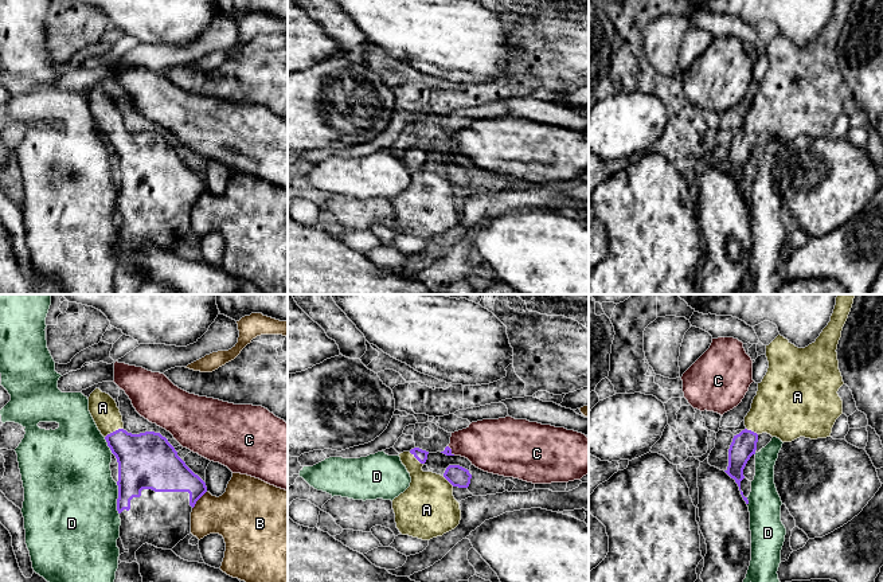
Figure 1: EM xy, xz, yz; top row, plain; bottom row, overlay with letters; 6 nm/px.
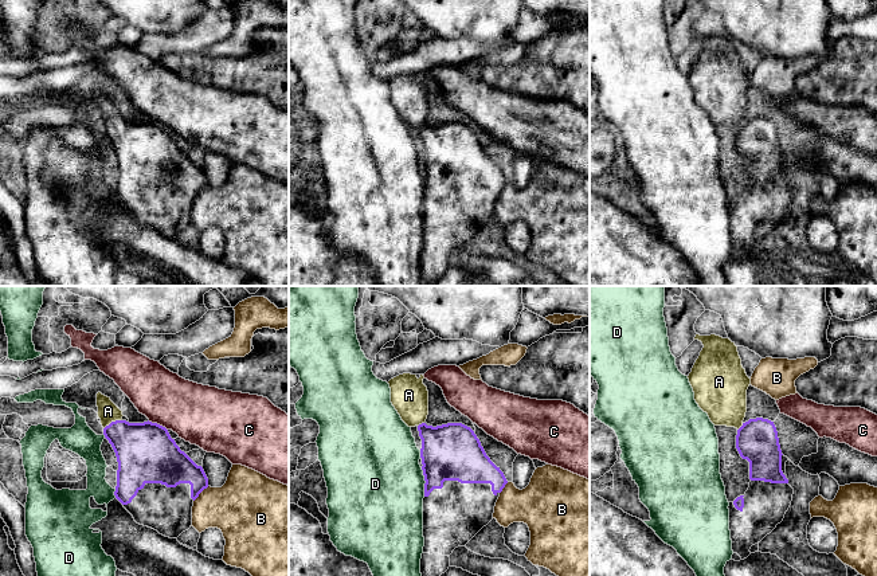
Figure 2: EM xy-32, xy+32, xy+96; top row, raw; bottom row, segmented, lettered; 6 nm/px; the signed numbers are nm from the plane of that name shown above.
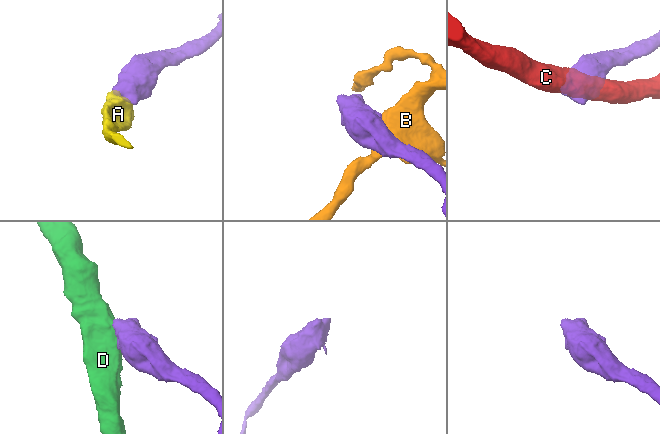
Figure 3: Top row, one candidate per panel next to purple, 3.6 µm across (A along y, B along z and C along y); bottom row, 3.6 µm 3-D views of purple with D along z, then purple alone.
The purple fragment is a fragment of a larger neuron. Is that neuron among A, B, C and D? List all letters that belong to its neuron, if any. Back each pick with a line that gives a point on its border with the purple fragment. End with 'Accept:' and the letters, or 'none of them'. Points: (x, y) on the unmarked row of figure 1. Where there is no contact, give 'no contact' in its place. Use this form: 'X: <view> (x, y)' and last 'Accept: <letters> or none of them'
A: xy (113, 131)
Accept: A

